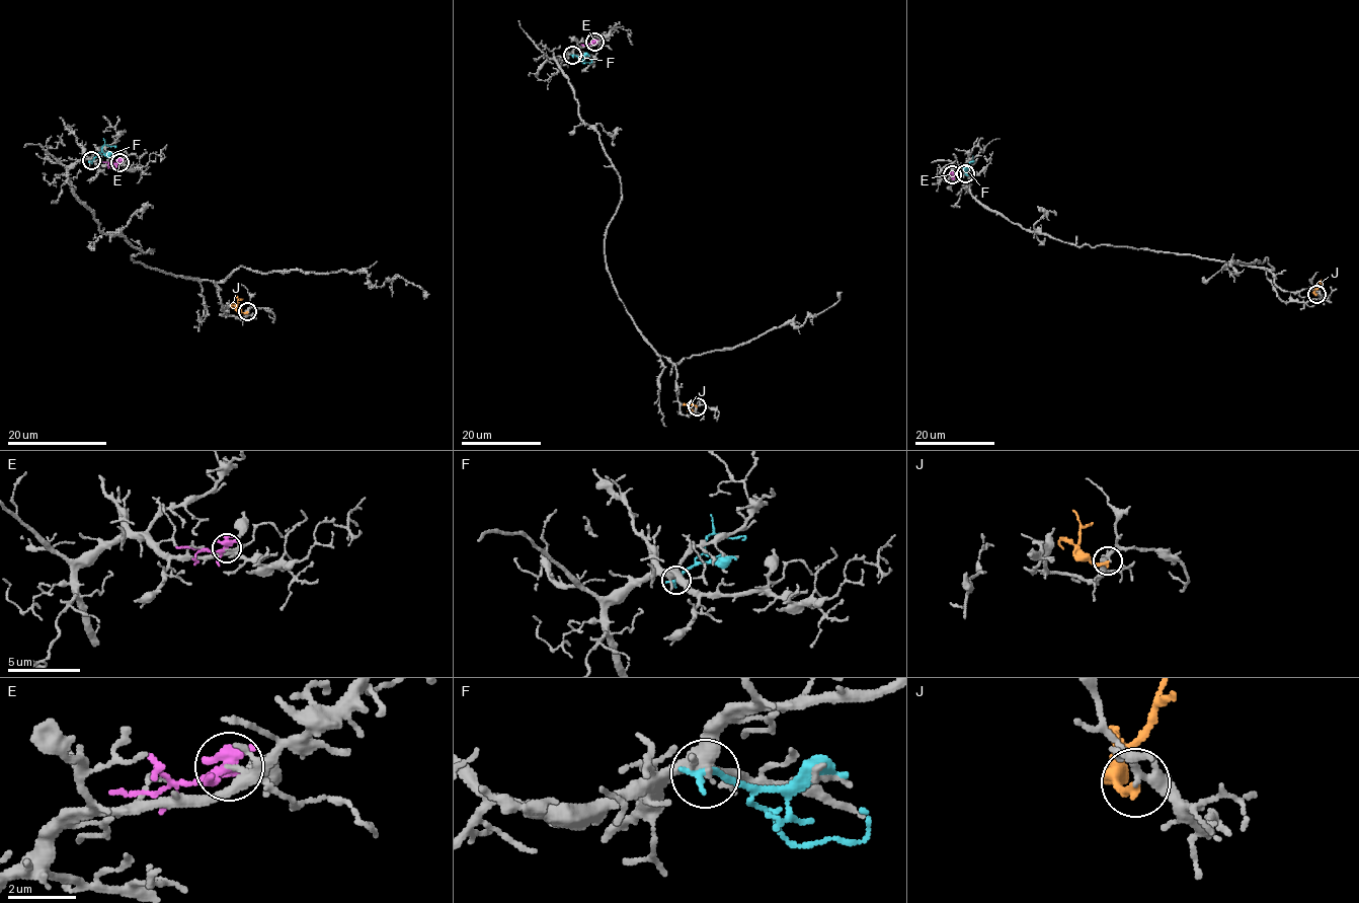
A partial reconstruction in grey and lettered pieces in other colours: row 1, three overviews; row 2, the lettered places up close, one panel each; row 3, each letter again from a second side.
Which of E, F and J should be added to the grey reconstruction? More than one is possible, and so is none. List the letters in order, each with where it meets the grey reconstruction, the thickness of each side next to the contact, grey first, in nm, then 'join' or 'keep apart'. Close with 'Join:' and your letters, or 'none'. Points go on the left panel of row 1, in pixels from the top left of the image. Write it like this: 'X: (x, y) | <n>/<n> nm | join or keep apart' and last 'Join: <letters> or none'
E: (120, 162) | 200/340 nm | keep apart
F: (91, 160) | 340/240 nm | keep apart
J: (247, 311) | 240/220 nm | keep apart
Join: none

